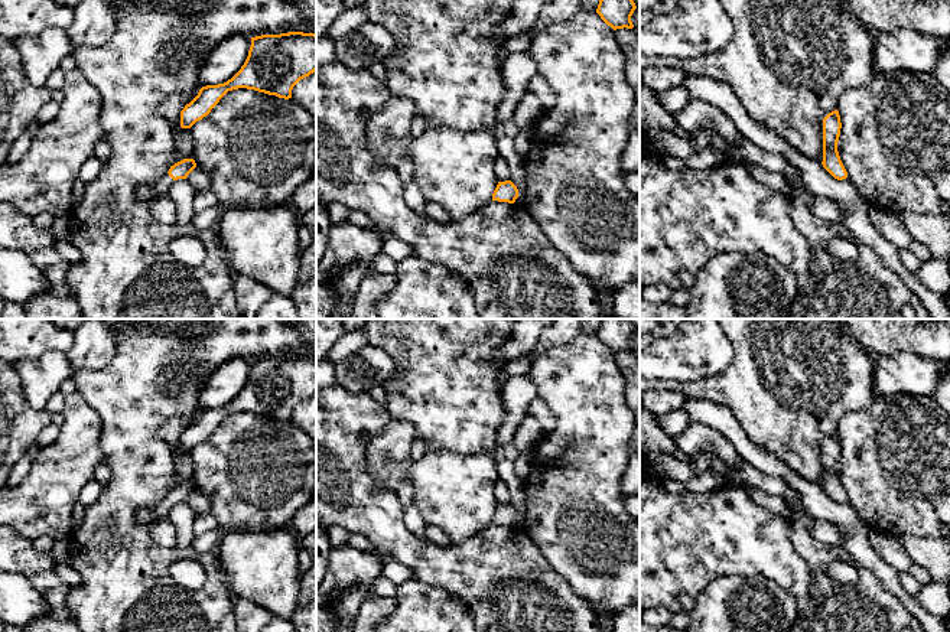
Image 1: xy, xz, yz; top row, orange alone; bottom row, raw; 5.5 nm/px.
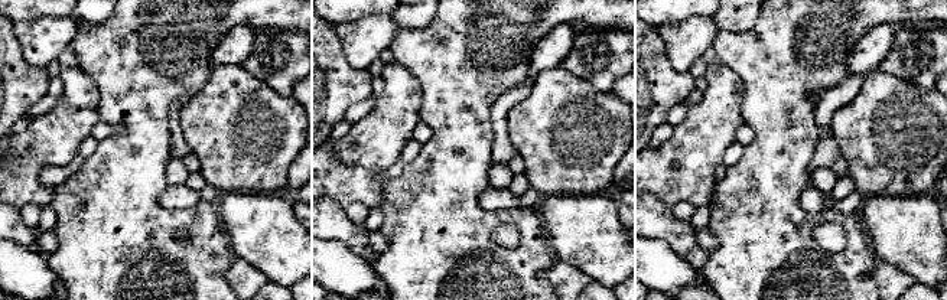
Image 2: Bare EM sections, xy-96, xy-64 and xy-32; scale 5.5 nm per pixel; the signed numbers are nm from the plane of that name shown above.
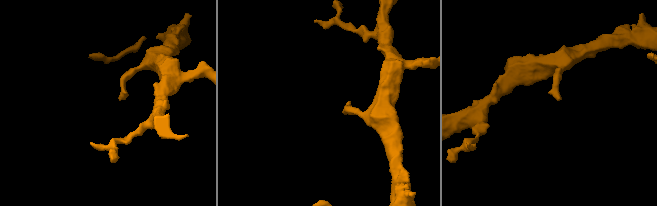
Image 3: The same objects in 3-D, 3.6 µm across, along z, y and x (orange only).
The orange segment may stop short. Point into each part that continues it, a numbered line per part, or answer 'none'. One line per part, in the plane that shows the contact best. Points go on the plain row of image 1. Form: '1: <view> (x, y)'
1: xy (163, 508)

